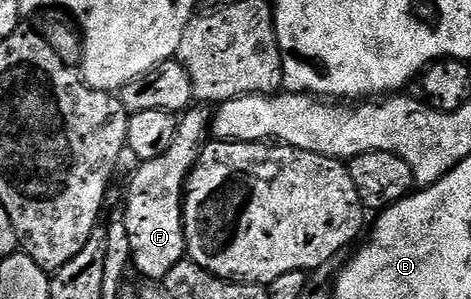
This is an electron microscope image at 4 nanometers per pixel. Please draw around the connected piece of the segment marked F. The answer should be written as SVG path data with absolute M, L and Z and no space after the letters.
M190 107L178 119L175 138L159 158L143 160L136 165L137 169L129 180L129 189L125 192L123 223L130 242L131 264L134 269L137 267L139 275L149 280L164 281L165 275L187 256L185 219L181 217L185 182L201 156L201 149L206 147L207 125L214 114L212 107L197 107Z

